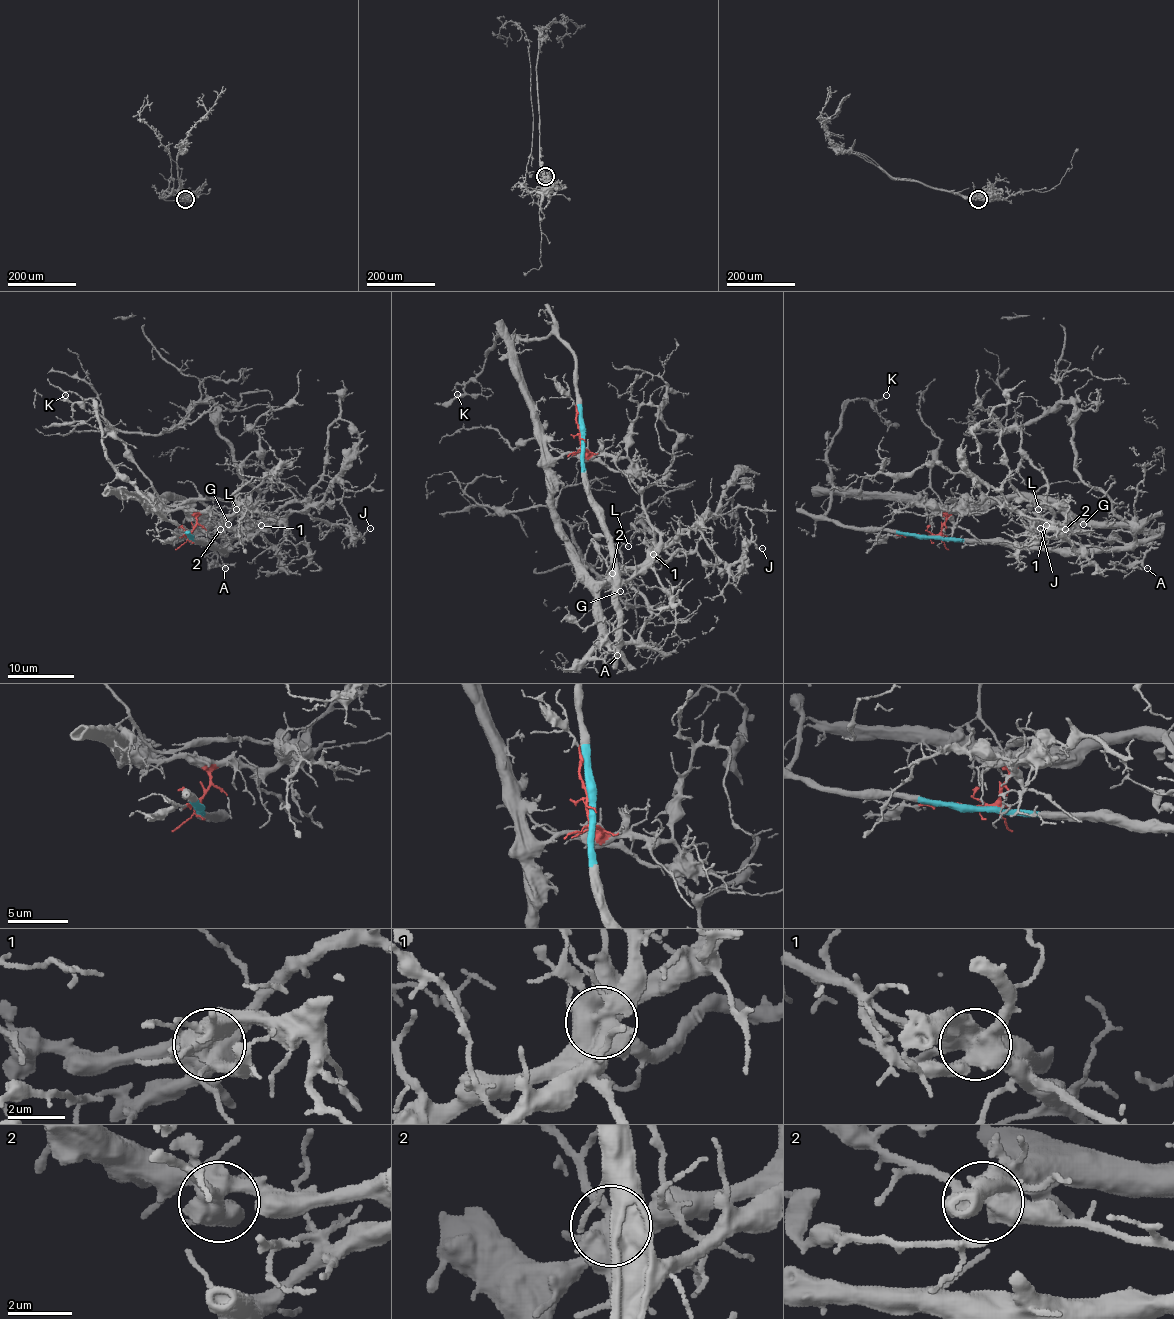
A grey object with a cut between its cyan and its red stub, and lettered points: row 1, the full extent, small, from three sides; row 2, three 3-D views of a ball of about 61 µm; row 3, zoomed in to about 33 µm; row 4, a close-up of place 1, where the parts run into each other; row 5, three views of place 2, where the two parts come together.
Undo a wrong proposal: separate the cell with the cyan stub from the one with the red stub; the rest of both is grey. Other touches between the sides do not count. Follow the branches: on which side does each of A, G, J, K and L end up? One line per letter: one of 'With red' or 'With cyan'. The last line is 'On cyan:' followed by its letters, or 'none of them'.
A: With red
G: With red
J: With red
K: With cyan
L: With cyan
On cyan: K, L

